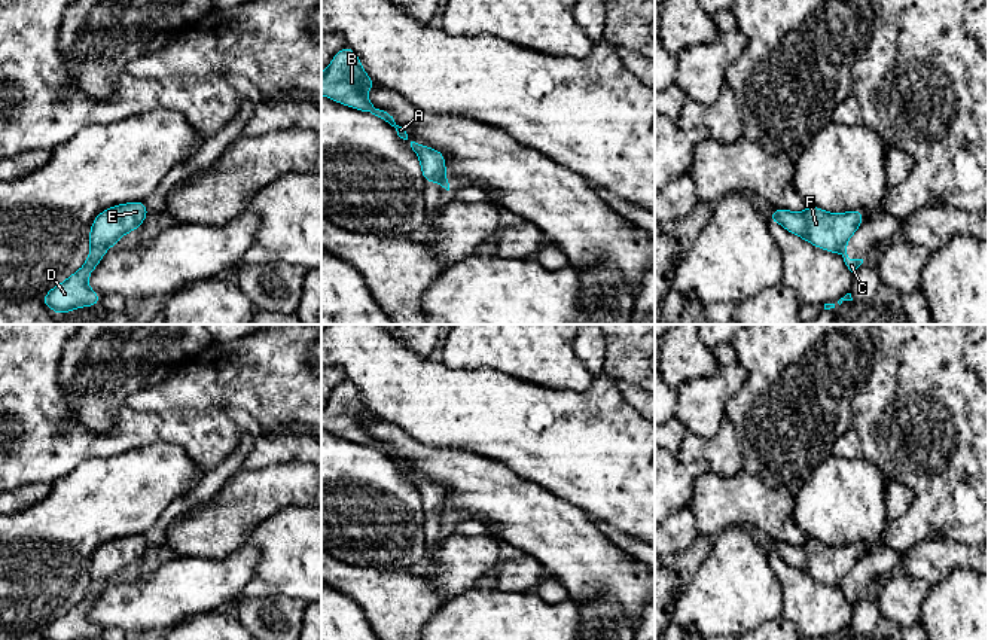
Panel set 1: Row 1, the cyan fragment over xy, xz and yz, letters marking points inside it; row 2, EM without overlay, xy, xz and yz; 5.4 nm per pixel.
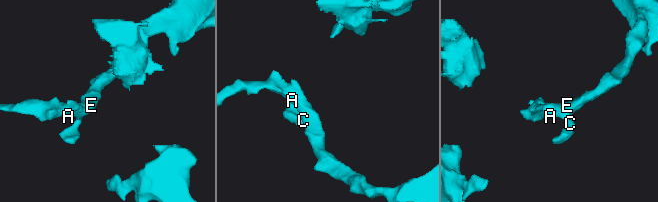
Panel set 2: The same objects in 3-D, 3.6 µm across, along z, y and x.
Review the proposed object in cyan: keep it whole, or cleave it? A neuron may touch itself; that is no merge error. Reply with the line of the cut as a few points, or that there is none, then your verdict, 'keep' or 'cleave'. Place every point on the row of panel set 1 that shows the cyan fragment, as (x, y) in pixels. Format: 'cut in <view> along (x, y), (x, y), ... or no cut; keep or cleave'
cut in xy along (92, 244), (104, 244), (107, 247); cleave

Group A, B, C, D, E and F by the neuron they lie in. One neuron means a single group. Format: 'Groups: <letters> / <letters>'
Groups: A B E F / C D

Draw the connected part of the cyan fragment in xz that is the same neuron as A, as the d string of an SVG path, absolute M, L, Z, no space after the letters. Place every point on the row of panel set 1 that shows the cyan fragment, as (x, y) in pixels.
M344 46L338 51L329 64L327 70L321 73L321 94L339 104L345 104L356 110L372 113L391 127L396 128L397 135L408 140L403 127L399 127L393 116L376 109L366 97L366 91L376 86L363 70L363 65L354 49Z

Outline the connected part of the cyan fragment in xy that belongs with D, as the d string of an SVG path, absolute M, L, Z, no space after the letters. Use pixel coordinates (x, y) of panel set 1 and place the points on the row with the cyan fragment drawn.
M92 246L83 266L51 289L42 298L43 305L52 308L55 314L65 314L79 307L98 305L101 296L88 287L88 277L101 262L107 250L109 247L106 246Z

